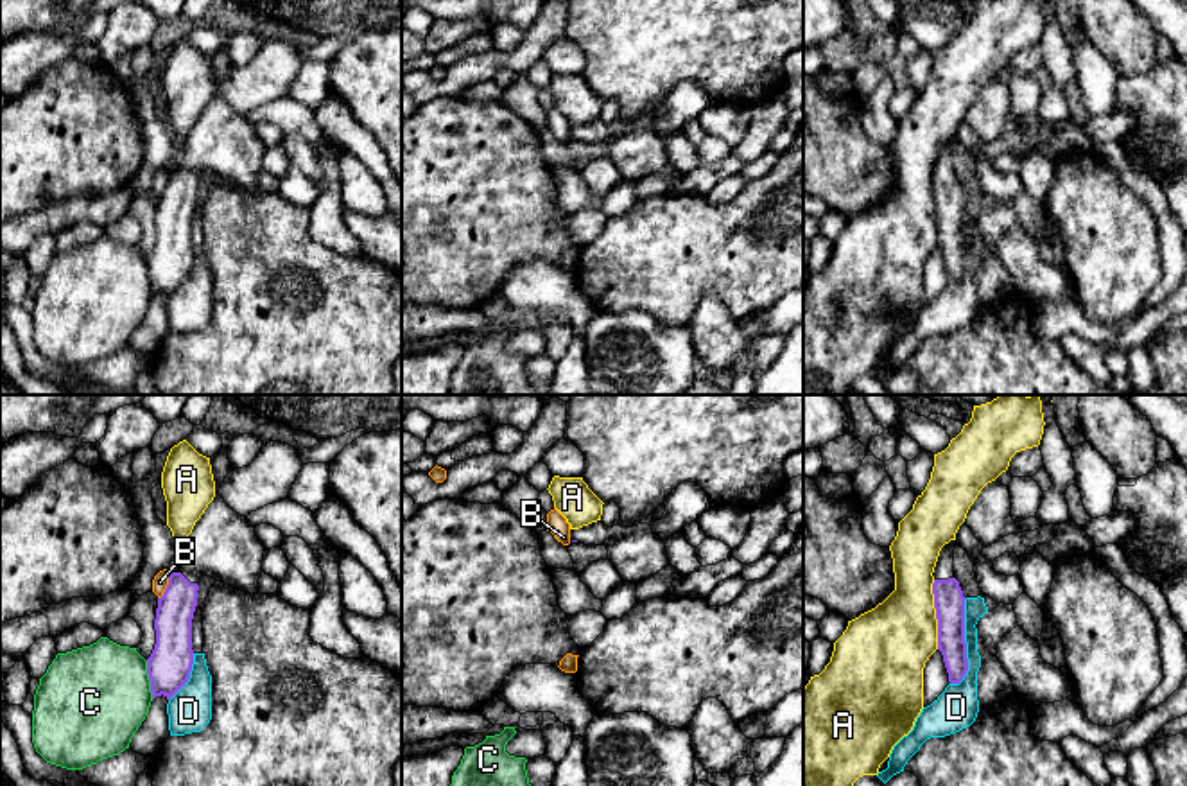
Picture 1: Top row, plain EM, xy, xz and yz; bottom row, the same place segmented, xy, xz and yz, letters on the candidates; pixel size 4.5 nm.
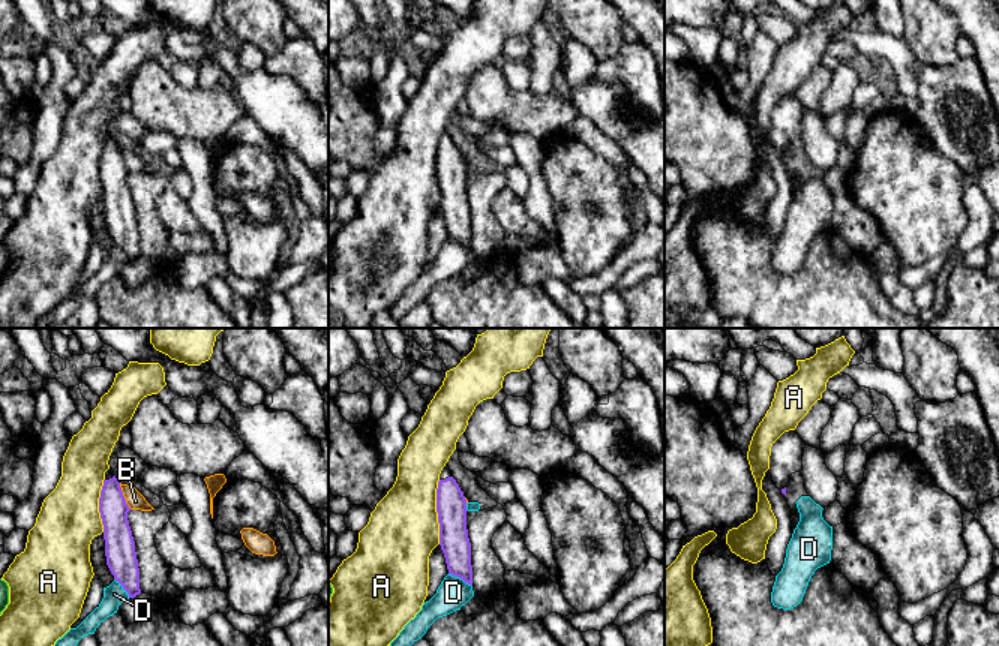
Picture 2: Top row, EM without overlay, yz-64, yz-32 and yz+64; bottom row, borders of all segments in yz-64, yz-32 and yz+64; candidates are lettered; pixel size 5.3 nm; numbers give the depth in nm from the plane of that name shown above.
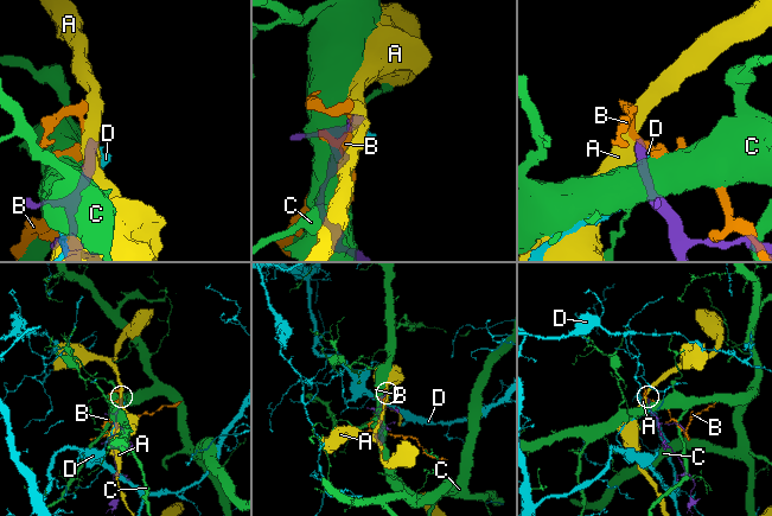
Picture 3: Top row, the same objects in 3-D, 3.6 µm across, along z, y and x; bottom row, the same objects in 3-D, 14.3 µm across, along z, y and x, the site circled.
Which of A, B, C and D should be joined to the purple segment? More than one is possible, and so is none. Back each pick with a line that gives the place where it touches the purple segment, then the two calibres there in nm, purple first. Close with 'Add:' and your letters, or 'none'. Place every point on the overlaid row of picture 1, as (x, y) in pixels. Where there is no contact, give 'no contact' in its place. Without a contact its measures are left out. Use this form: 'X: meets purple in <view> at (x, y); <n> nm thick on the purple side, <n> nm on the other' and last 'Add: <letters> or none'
Add: none

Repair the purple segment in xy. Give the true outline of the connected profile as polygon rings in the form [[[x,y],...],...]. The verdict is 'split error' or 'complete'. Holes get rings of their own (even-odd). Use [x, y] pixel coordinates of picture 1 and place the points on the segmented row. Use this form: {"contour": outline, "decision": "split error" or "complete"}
{"contour": [[[215,490],[213,501],[208,504],[183,544],[181,569],[169,574],[169,585],[163,596],[158,598],[154,619],[156,644],[147,659],[152,700],[161,694],[170,700],[190,678],[194,664],[192,619],[197,607],[201,578],[206,574],[233,589],[258,594],[258,580],[264,572],[264,553],[265,547],[260,544],[251,522],[233,511]]], "decision": "split error"}

